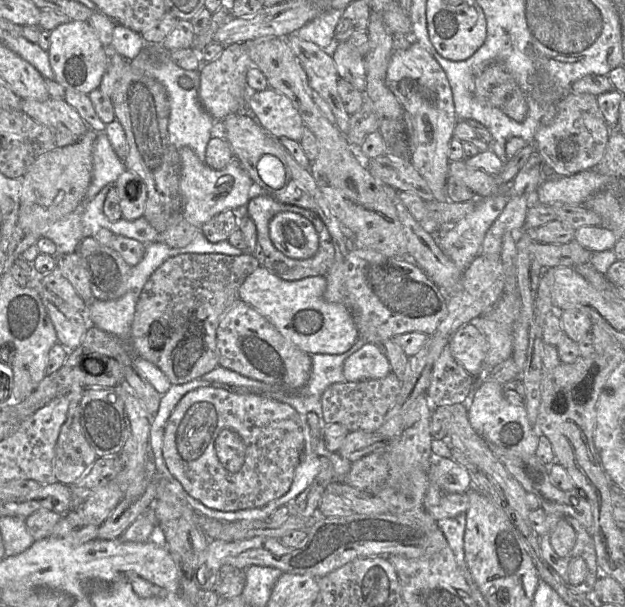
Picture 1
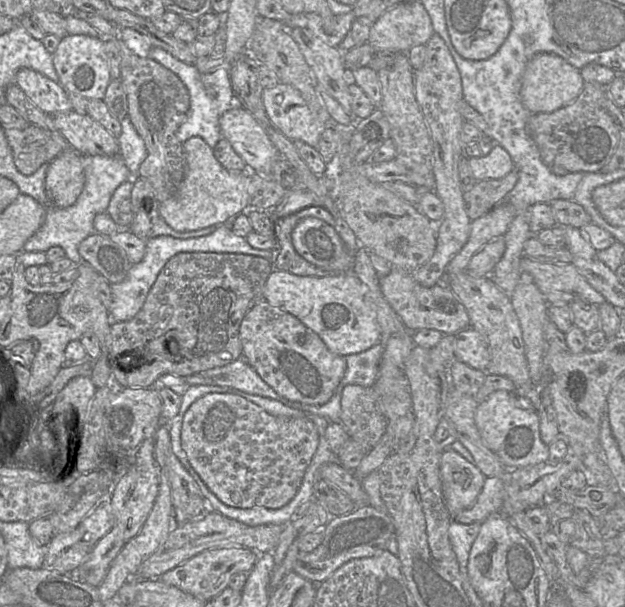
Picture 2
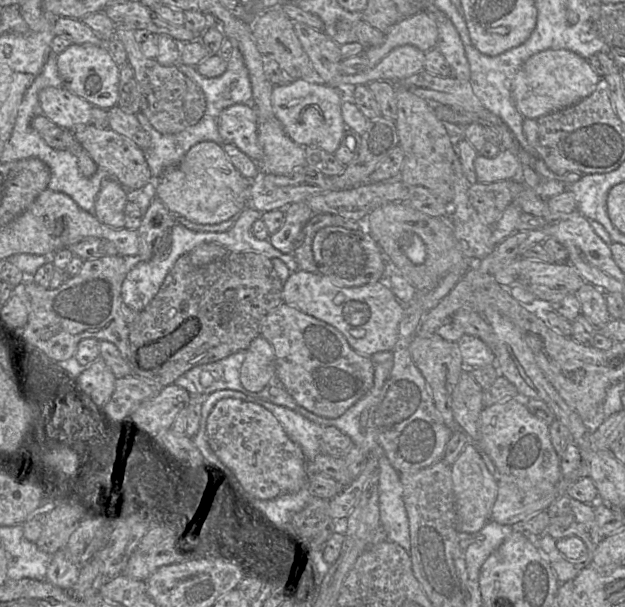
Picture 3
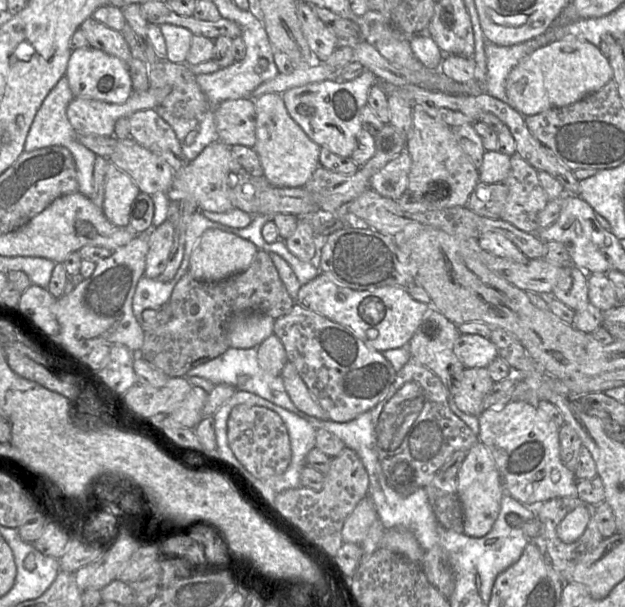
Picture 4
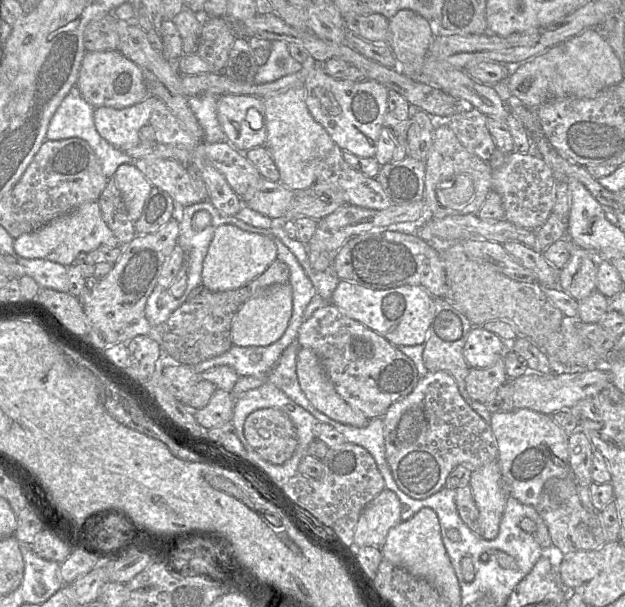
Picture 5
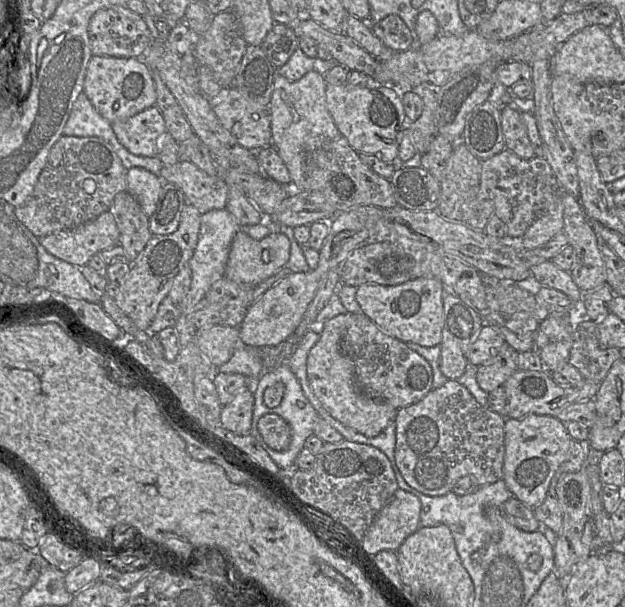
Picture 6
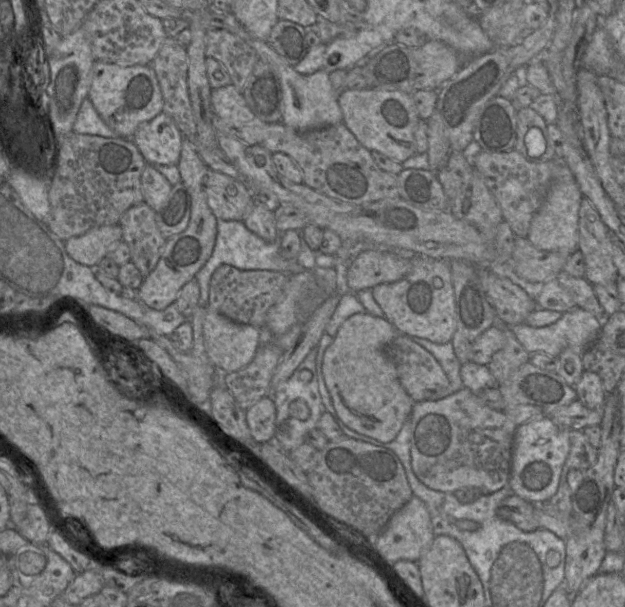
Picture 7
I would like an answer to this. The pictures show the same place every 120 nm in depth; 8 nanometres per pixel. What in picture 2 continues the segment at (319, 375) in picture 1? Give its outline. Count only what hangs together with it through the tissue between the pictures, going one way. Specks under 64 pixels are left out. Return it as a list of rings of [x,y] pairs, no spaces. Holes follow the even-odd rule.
[[[379,343],[364,352],[345,356],[346,371],[341,385],[373,386],[378,376],[383,350]]]

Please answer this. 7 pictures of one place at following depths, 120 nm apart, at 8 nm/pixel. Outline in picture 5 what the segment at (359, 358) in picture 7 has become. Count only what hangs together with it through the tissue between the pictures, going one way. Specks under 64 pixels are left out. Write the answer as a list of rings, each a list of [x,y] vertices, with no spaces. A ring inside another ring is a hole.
[[[301,348],[297,355],[296,372],[299,385],[310,403],[329,418],[346,425],[364,427],[370,419],[355,411],[335,390],[318,356],[309,348]]]

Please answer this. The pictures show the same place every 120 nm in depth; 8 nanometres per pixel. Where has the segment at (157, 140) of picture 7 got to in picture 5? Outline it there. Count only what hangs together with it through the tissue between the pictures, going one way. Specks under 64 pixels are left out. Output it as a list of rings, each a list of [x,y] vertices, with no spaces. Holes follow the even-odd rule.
[[[148,95],[138,104],[123,109],[94,108],[95,128],[99,135],[113,146],[123,151],[132,148],[141,142],[140,130],[148,125],[157,100],[157,97]]]

